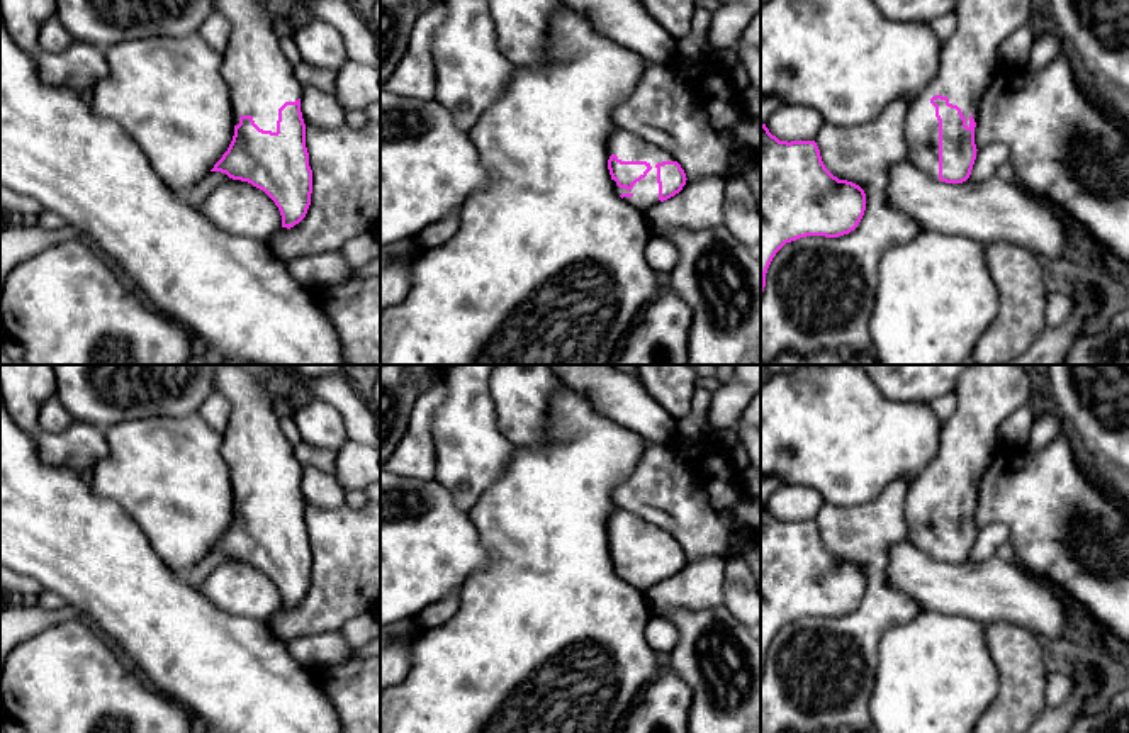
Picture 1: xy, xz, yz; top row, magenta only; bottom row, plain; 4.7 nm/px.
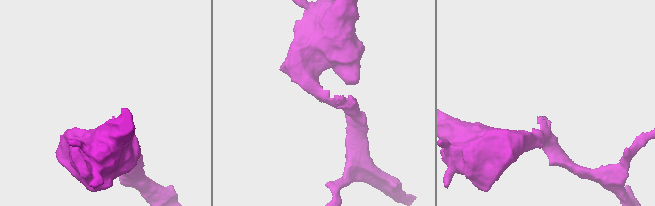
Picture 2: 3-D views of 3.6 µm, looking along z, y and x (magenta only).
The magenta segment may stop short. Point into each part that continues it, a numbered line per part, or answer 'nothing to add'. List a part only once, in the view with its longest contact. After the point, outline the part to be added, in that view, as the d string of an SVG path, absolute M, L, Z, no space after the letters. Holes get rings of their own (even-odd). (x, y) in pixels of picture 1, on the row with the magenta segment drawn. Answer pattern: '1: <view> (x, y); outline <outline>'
1: xz (627, 146); outline M615 127L606 143L608 159L616 154L621 161L647 161L652 170L645 178L637 182L632 190L620 188L613 180L615 192L625 195L623 200L635 209L647 212L650 207L660 204L659 200L659 183L657 183L657 163L676 161L676 158L657 148L633 132Z

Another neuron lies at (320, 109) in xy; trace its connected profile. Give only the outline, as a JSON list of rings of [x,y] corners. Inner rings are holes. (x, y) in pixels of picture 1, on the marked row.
[[[311,85],[302,87],[301,112],[306,127],[336,129],[346,120],[336,97]]]

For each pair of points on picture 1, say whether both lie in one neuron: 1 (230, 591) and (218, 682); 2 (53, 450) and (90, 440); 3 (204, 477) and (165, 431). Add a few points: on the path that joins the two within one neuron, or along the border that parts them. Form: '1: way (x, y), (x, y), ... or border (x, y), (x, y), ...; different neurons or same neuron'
1: border (197, 589), (230, 613), (265, 621); different neurons
2: way (61, 448), (82, 445); same neuron
3: way (192, 465), (170, 443); same neuron

